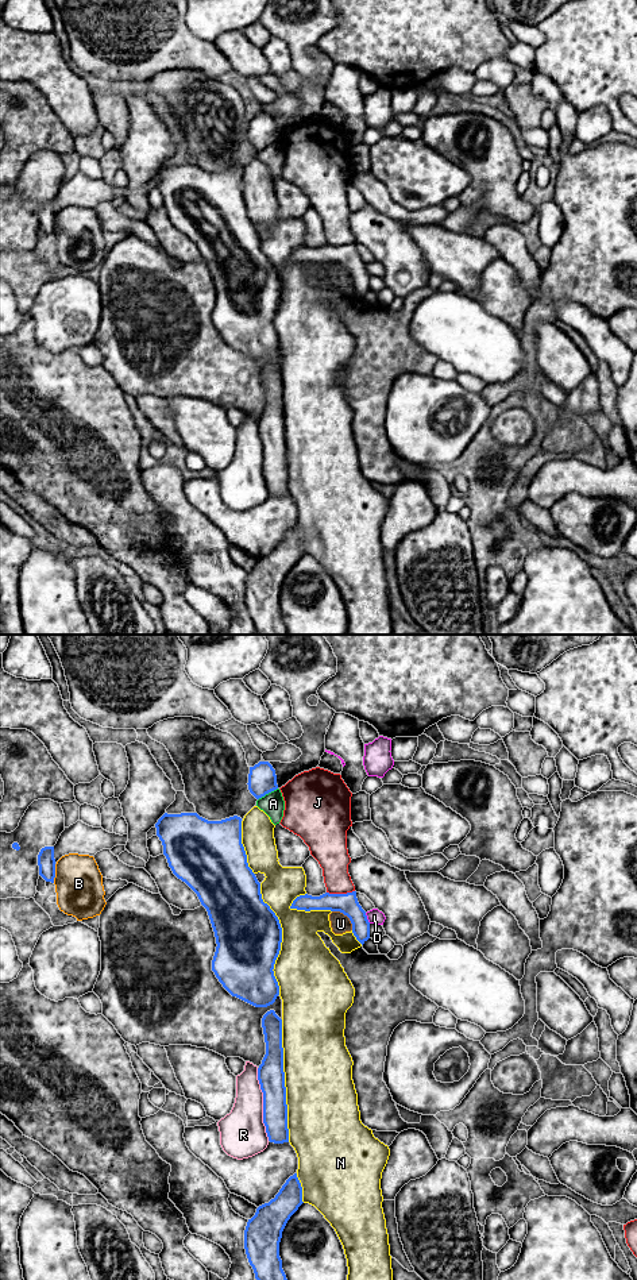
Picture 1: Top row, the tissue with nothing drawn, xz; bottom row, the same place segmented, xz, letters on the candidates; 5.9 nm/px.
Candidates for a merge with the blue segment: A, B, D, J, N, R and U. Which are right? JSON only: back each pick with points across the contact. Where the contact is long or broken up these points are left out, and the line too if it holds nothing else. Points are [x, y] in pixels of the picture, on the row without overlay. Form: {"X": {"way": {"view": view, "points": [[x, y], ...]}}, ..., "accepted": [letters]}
{"accepted": []}

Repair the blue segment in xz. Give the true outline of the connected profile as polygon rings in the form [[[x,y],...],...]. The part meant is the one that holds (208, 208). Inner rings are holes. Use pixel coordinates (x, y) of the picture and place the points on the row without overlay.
[[[165,165],[155,180],[173,225],[197,246],[208,263],[217,296],[212,312],[216,329],[232,348],[255,359],[273,356],[279,347],[273,321],[281,302],[282,279],[263,254],[260,235],[248,219],[242,196],[242,170],[208,173],[197,165]]]

